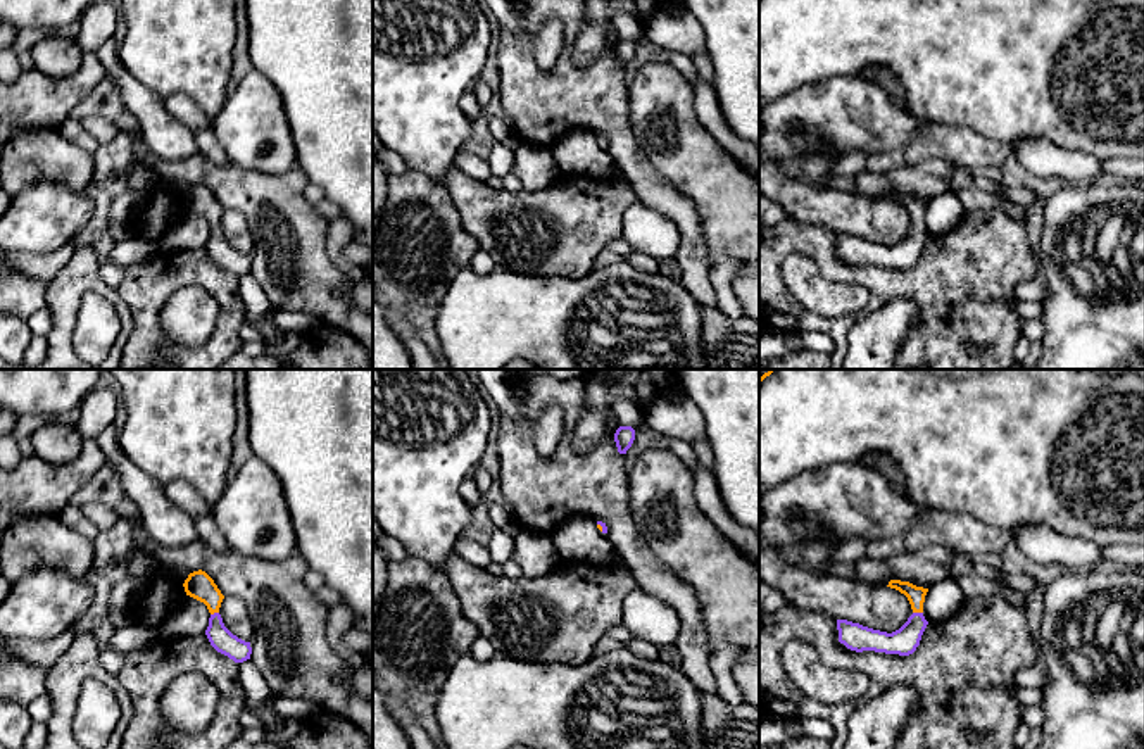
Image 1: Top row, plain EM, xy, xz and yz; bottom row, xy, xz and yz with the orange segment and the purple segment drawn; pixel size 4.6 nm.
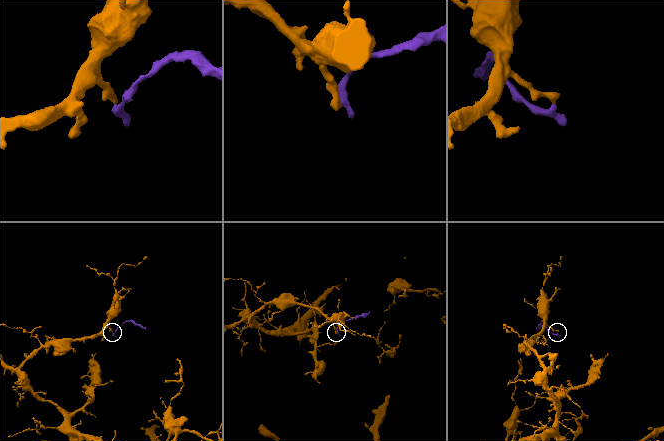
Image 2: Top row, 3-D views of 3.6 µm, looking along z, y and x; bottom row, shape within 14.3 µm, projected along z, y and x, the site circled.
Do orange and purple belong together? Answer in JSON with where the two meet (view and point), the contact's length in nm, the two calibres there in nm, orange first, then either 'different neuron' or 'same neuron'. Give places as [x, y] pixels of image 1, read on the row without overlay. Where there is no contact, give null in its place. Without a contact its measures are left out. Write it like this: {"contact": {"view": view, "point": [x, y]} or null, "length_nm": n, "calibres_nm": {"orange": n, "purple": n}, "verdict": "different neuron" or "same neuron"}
{"contact": {"view": "yz", "point": [918, 225]}, "length_nm": 50, "calibres_nm": {"orange": 80, "purple": 130}, "verdict": "same neuron"}

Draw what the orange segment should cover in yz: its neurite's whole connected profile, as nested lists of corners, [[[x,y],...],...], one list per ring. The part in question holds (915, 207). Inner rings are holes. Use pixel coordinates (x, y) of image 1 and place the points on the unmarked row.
[[[890,193],[887,200],[896,202],[908,211],[913,228],[892,247],[873,243],[847,233],[837,233],[839,255],[847,262],[856,266],[875,264],[909,269],[920,259],[921,249],[928,238],[923,230],[923,216],[928,202],[901,193]]]

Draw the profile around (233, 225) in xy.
[[[224,211],[219,221],[224,240],[238,252],[250,255],[254,250],[254,236],[247,219],[238,211]]]

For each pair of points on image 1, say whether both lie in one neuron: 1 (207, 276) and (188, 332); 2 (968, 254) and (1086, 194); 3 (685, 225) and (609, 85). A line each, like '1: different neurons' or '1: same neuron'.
1: different neurons
2: different neurons
3: same neuron

